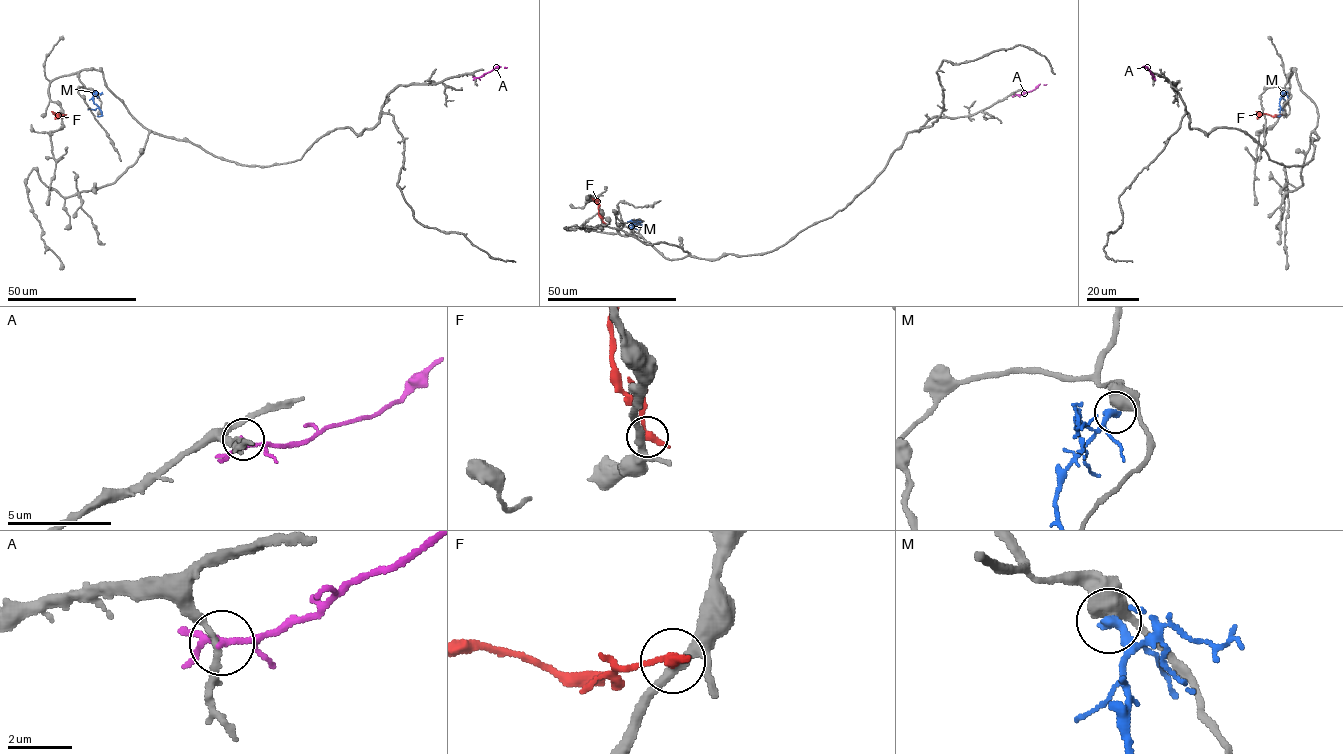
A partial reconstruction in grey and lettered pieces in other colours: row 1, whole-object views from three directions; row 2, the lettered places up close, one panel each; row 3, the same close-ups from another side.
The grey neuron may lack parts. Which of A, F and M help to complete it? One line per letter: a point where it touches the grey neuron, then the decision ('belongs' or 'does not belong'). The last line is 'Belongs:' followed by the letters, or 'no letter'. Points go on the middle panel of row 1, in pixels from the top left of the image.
A: contact (1015, 94); does not belong
F: contact (603, 222); does not belong
M: contact (631, 228); does not belong
Belongs: no letter

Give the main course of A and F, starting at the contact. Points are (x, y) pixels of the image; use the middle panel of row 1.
A: (1015, 94), (1024, 94), (1046, 84)
F: (603, 222), (598, 204), (591, 197)

